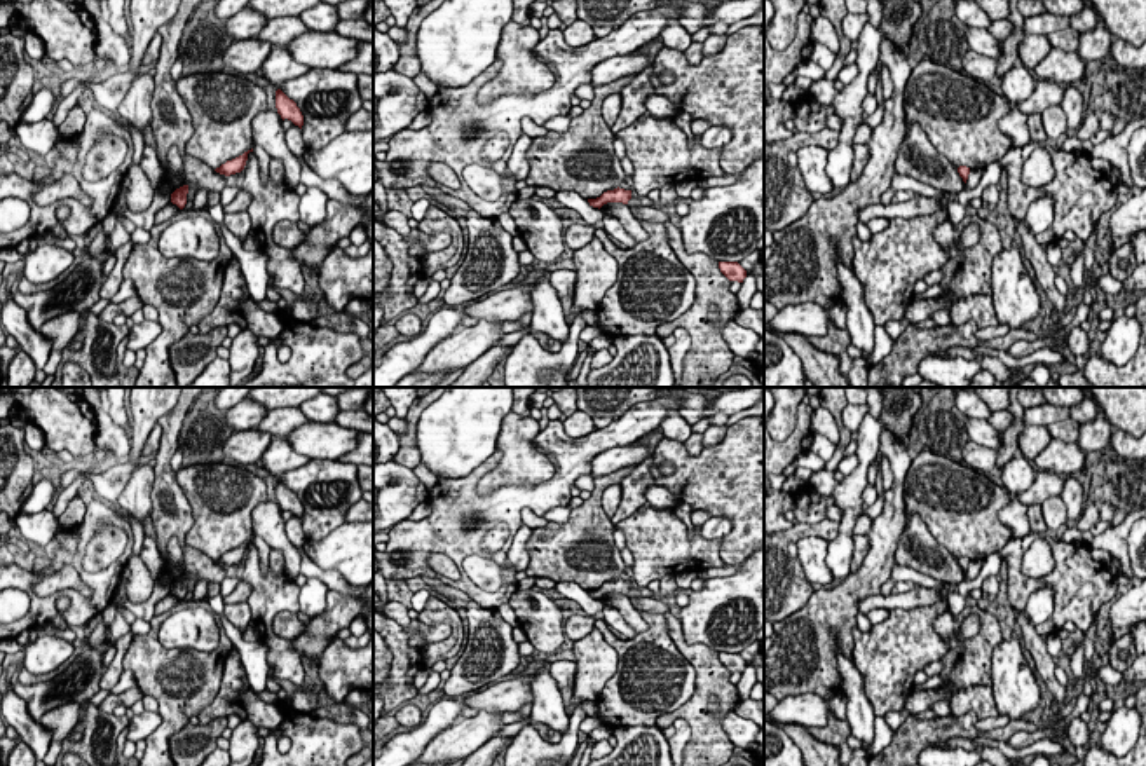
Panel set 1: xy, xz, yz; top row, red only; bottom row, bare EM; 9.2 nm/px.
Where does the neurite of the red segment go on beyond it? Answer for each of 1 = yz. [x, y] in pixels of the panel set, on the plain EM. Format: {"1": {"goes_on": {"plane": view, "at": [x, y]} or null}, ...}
{"1": {"goes_on": null}}

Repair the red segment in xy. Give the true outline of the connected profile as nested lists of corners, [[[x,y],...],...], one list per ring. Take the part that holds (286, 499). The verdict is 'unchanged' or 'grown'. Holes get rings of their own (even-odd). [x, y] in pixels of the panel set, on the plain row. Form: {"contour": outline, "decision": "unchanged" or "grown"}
{"contour": [[[281,480],[276,482],[276,499],[283,511],[288,510],[302,520],[304,506],[300,499]]], "decision": "unchanged"}

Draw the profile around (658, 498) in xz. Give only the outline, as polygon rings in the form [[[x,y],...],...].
[[[649,485],[645,490],[645,499],[652,510],[665,510],[677,504],[675,496],[659,485]]]

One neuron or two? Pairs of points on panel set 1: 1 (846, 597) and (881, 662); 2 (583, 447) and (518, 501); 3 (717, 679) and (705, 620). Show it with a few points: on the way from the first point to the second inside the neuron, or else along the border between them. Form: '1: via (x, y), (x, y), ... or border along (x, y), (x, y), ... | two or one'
1: border along (855, 625), (852, 660) | two
2: via (569, 465), (566, 473), (541, 498), (536, 498) | one
3: border along (679, 620), (688, 642), (703, 642), (717, 653) | two

